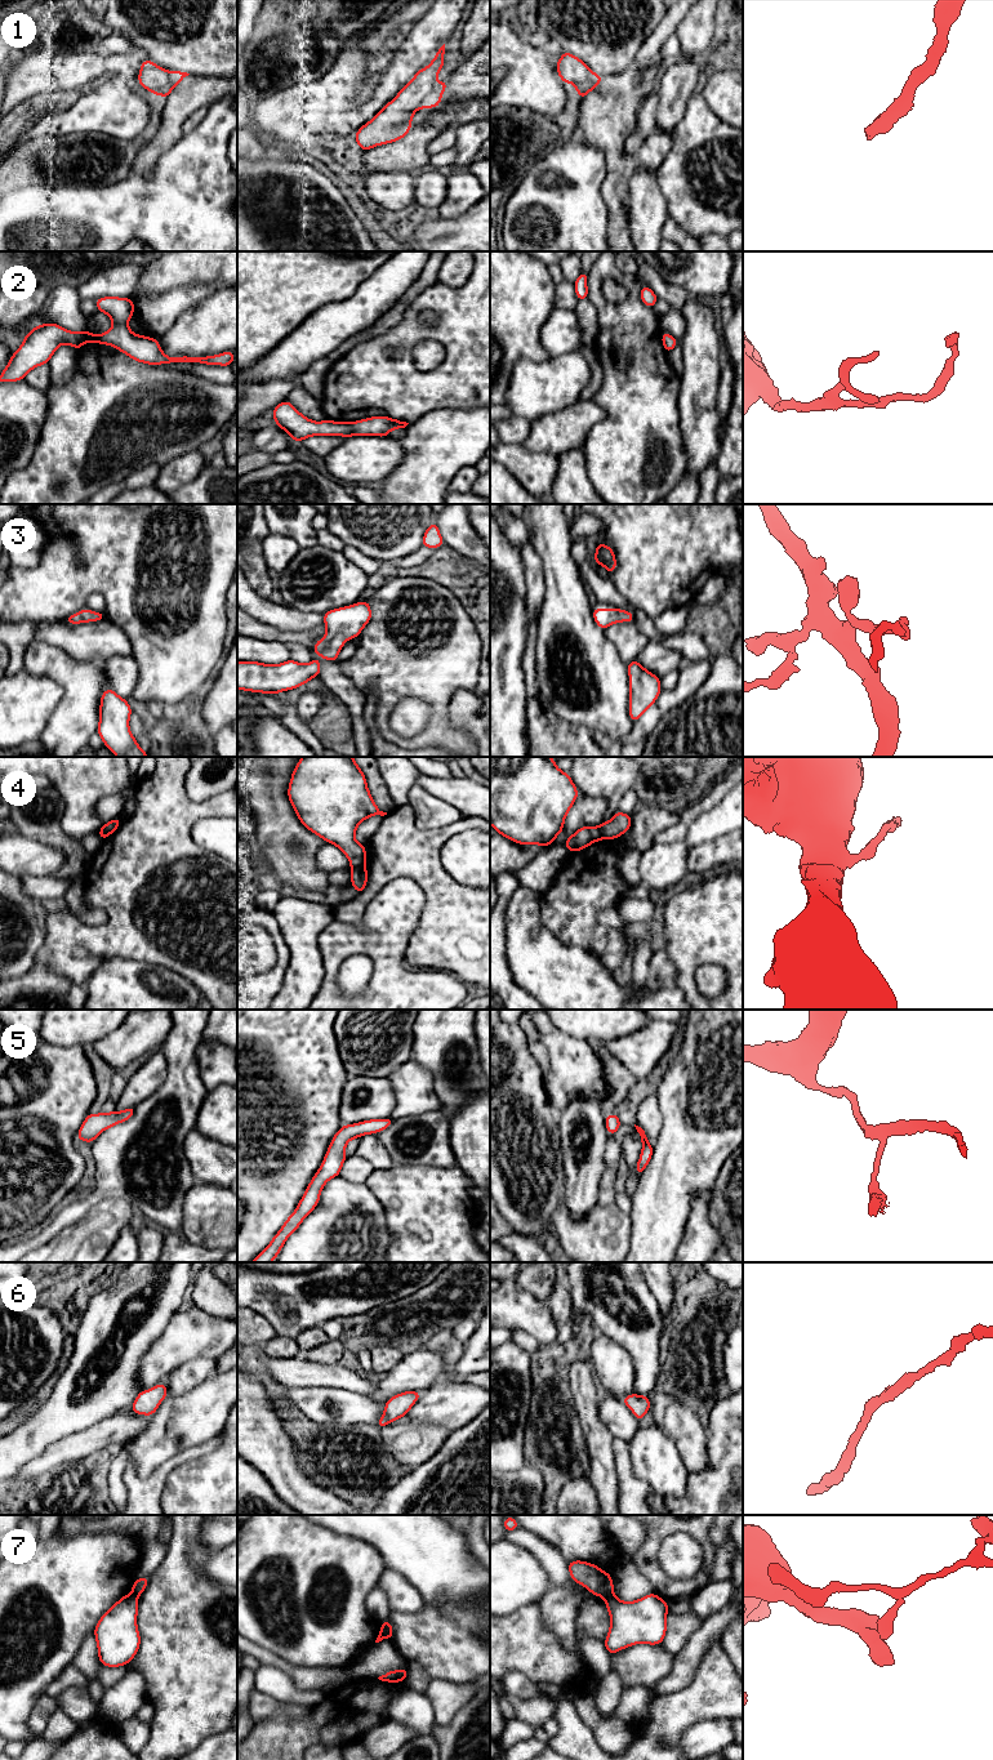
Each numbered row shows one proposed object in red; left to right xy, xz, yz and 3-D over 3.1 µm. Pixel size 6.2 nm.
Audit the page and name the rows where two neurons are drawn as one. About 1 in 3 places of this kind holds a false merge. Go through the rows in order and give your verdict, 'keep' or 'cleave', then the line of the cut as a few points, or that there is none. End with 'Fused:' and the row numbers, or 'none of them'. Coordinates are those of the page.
1: keep; no cut
2: keep; no cut
3: keep; no cut
4: cleave; cut in xz along (364, 864), (352, 869)
5: keep; no cut
6: keep; no cut
7: cleave; cut in xz along (382, 1627), (390, 1638)
Fused: 4, 7

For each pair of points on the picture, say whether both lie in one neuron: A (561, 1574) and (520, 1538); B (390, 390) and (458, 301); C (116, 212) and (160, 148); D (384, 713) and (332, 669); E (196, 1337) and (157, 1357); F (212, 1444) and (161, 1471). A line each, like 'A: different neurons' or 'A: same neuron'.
A: same neuron
B: same neuron
C: different neurons
D: different neurons
E: same neuron
F: same neuron

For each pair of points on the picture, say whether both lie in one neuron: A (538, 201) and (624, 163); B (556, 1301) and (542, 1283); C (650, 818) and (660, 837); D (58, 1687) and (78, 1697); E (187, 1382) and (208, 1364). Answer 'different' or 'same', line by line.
A: different
B: same
C: different
D: different
E: same

